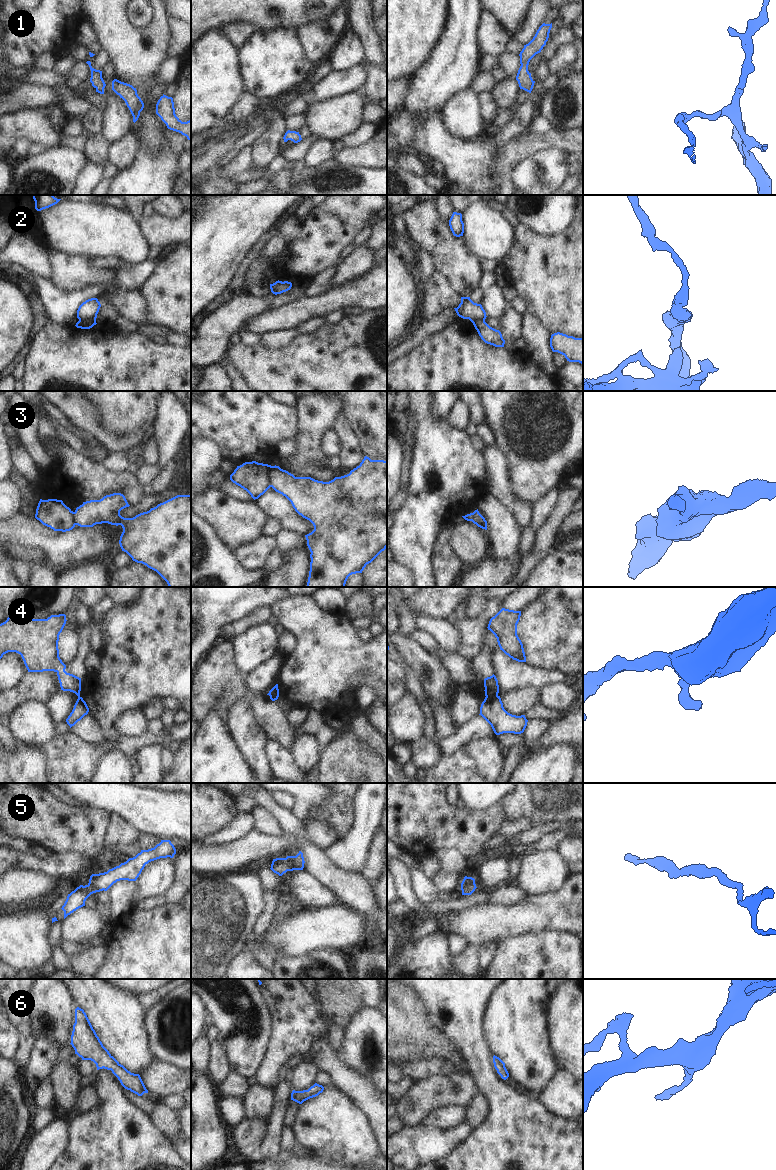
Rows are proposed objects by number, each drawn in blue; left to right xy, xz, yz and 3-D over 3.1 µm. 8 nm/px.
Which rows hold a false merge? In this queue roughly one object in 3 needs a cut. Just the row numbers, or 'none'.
2, 3, 4

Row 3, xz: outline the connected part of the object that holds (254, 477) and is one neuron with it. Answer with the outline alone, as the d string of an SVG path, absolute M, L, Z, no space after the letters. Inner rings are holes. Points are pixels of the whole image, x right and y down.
M245 462L234 470L230 480L246 490L255 500L271 487L271 465Z

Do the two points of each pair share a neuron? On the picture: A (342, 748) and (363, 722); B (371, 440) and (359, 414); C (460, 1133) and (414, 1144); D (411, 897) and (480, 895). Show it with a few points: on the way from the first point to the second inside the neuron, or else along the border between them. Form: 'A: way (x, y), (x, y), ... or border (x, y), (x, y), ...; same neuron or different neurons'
A: border (354, 730), (372, 748); different neurons
B: way (371, 433), (371, 425), (366, 420); same neuron
C: way (449, 1139), (437, 1144), (425, 1144); same neuron
D: way (428, 907), (446, 907), (463, 902); same neuron

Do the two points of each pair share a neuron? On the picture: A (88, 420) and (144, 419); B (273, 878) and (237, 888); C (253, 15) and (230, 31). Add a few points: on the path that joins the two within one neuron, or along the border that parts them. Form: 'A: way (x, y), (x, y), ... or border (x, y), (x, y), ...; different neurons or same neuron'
A: border (92, 401), (101, 410), (101, 420), (120, 435); different neurons
B: border (256, 873), (260, 880), (260, 886), (264, 891); different neurons
C: border (259, 26), (253, 23), (234, 22), (221, 28); different neurons

